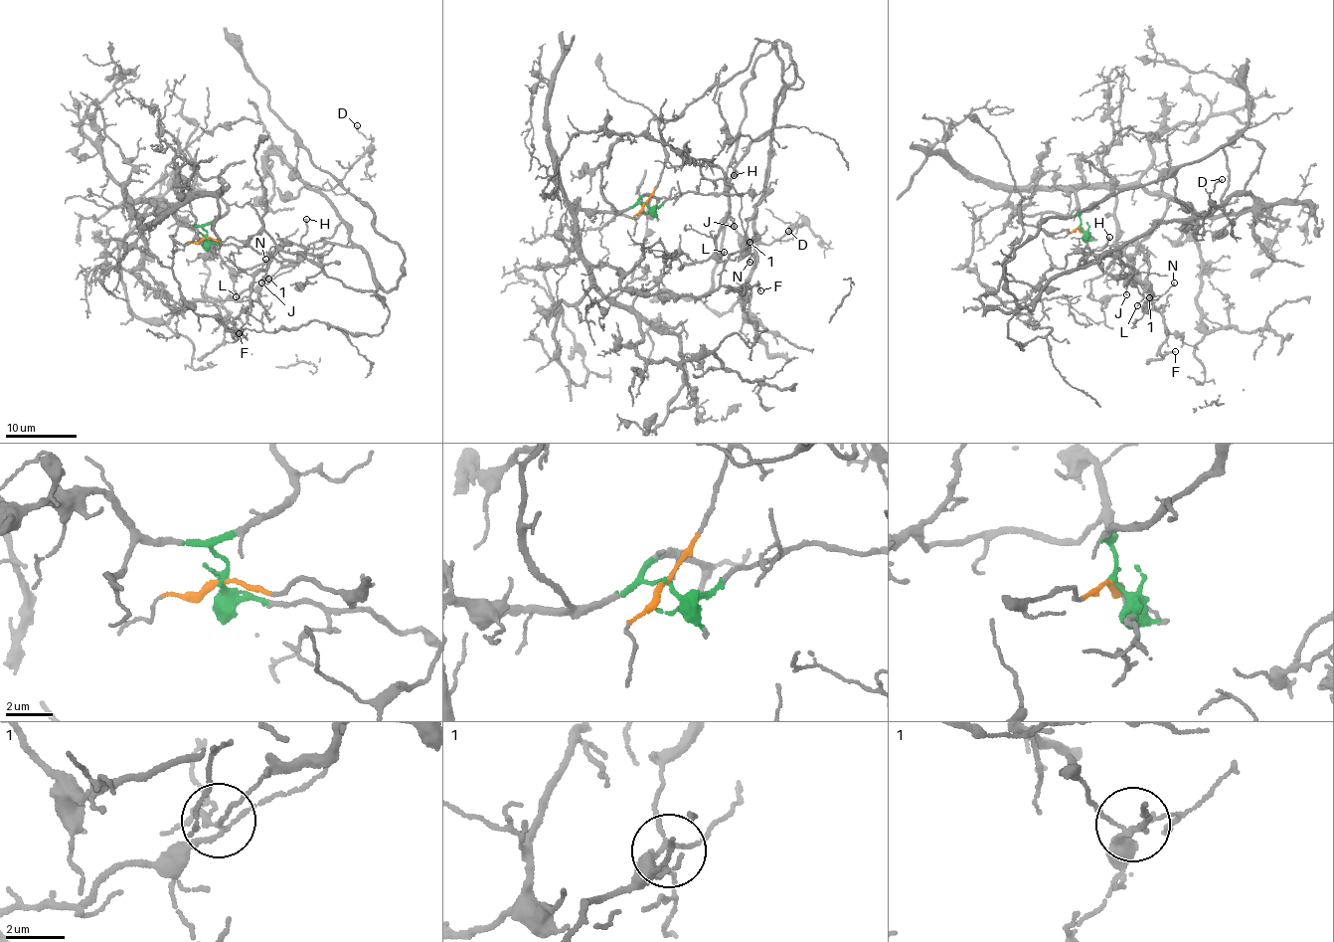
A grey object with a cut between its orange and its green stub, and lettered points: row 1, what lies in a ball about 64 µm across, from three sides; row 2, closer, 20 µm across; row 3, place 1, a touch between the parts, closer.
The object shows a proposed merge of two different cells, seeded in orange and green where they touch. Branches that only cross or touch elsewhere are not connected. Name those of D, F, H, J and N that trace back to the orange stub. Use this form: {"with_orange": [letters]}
{"with_orange": ["D", "H", "J", "N"]}

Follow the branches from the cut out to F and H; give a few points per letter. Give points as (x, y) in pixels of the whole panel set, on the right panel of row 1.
F: (1080, 227), (1073, 191), (1061, 188), (1103, 185), (1114, 195), (1118, 249), (1165, 306), (1161, 355), (1174, 352)
H: (1080, 228), (1045, 232), (1019, 222), (1020, 239), (998, 288), (981, 295), (983, 304), (1020, 310), (1109, 236)

